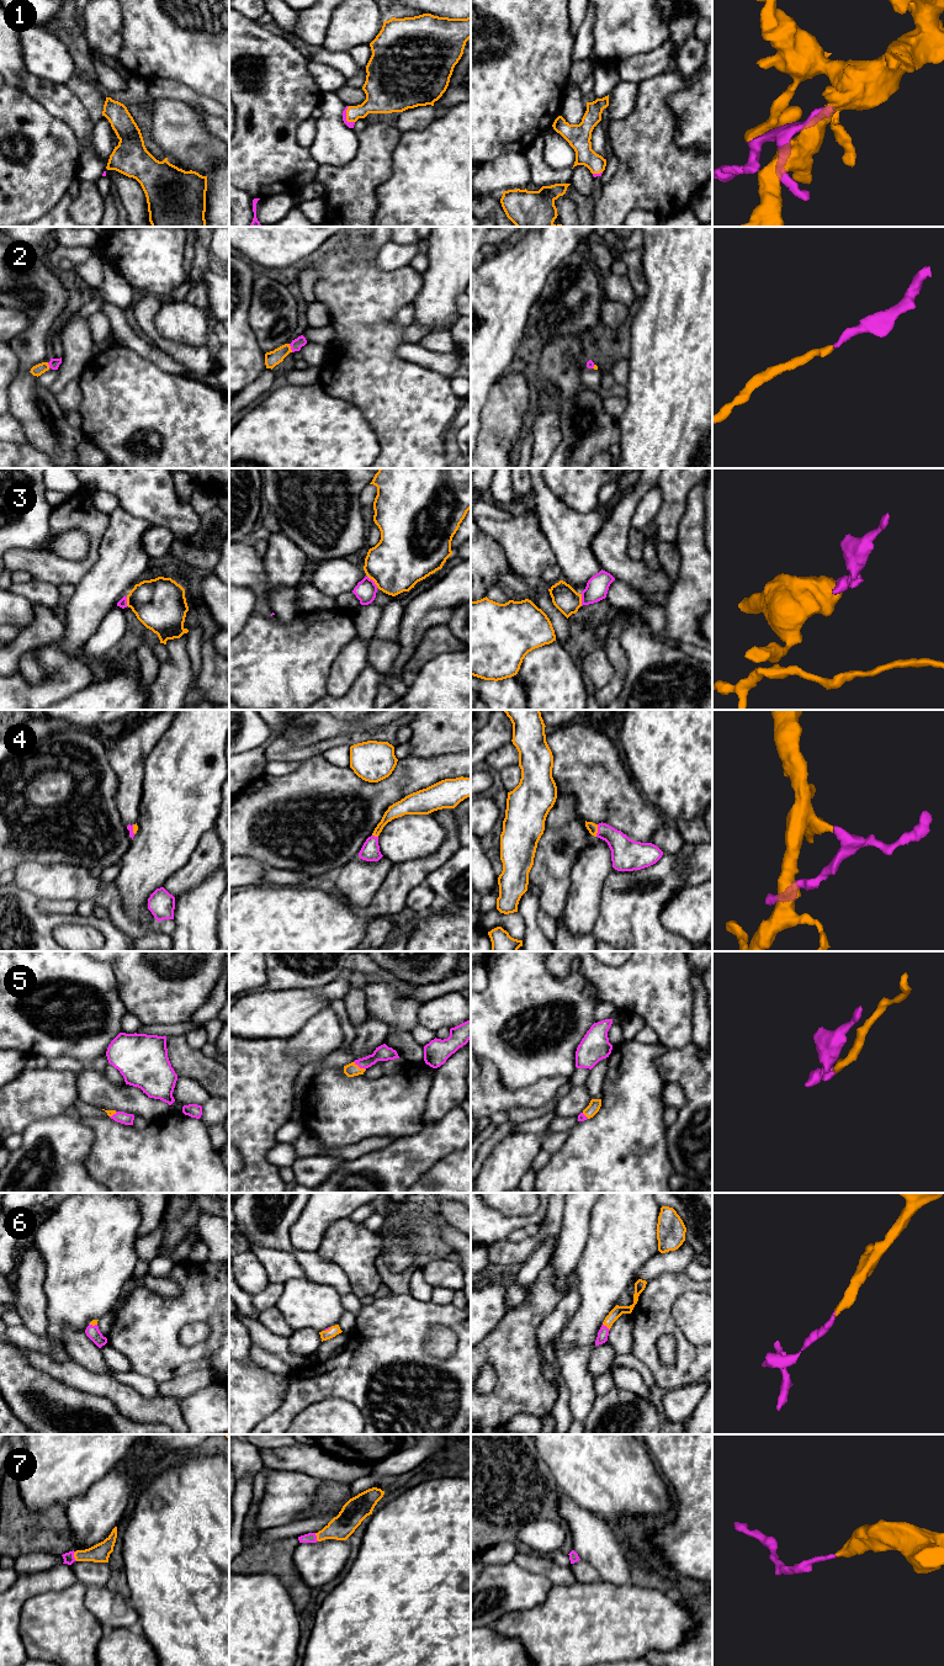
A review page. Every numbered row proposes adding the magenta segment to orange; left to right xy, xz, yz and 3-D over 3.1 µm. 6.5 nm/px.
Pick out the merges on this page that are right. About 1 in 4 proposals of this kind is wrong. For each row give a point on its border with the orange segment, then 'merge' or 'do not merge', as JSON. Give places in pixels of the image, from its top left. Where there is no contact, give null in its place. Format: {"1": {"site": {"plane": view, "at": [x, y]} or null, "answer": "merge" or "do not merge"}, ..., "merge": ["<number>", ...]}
{"1": {"site": {"plane": "xz", "at": [346, 117]}, "answer": "merge"}, "2": {"site": {"plane": "xz", "at": [290, 348]}, "answer": "merge"}, "3": {"site": {"plane": "xz", "at": [374, 581]}, "answer": "merge"}, "4": {"site": {"plane": "yz", "at": [597, 831]}, "answer": "merge"}, "5": {"site": {"plane": "xz", "at": [359, 1067]}, "answer": "merge"}, "6": {"site": {"plane": "yz", "at": [606, 1326]}, "answer": "merge"}, "7": {"site": {"plane": "xy", "at": [74, 1556]}, "answer": "merge"}, "merge": ["1", "2", "3", "4", "5", "6", "7"]}

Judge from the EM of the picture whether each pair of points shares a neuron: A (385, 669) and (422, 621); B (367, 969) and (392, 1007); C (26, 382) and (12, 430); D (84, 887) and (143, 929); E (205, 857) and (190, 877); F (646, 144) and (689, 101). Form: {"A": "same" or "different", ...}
{"A": "different", "B": "same", "C": "different", "D": "same", "E": "same", "F": "different"}

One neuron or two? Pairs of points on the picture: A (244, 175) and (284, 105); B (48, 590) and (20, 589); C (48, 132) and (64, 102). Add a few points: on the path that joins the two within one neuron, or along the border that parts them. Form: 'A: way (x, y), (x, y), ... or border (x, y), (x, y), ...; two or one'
A: way (261, 158), (265, 127), (270, 122); one
B: way (41, 590), (27, 590); one
C: border (33, 99), (52, 115), (59, 117), (77, 137); two

